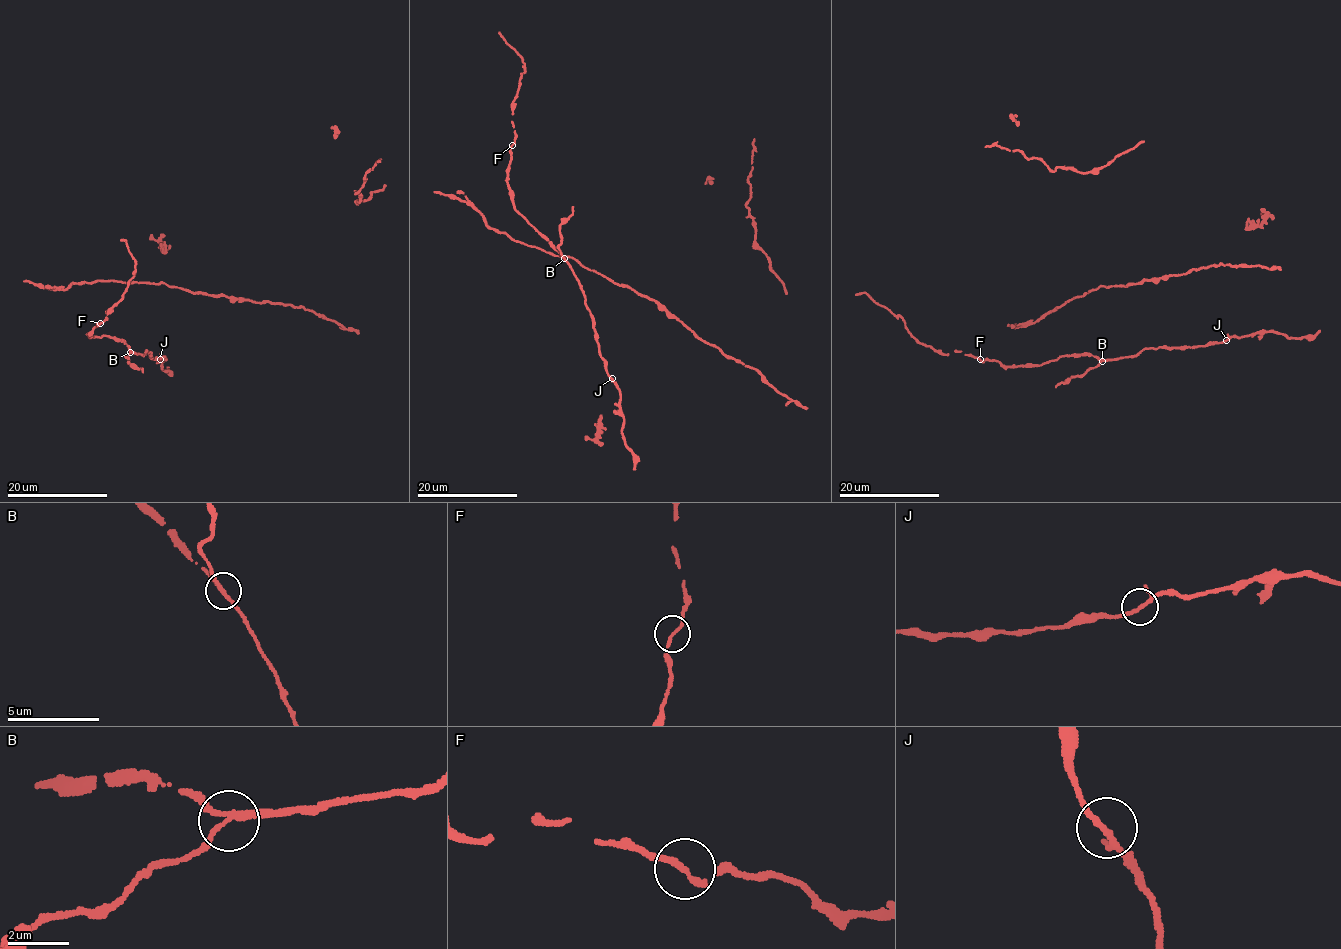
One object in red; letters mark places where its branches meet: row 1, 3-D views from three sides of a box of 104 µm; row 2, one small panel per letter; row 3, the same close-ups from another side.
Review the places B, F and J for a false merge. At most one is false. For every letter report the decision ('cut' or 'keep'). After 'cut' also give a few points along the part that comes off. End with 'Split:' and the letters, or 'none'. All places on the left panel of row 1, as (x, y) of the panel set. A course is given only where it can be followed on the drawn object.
B: cut | (130, 352), (126, 357), (128, 362), (143, 368), (142, 373)
F: keep
J: keep
Split: B

